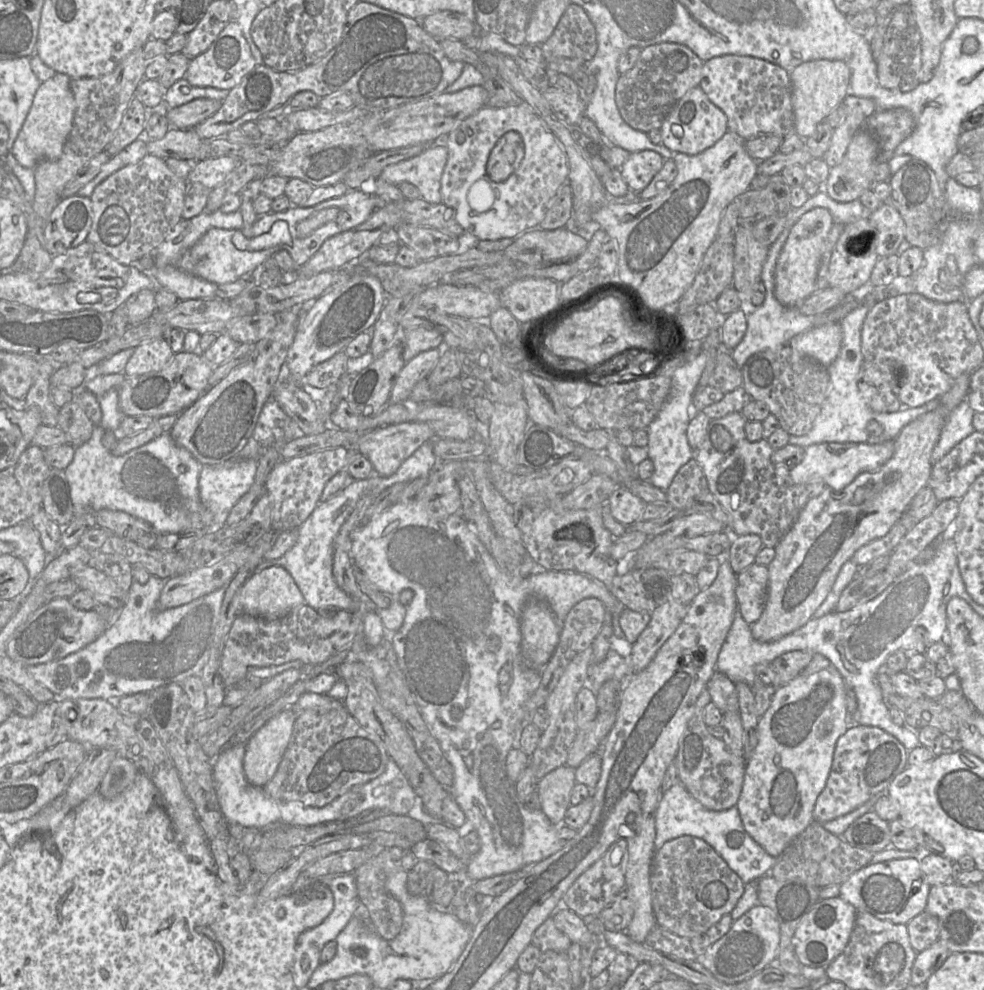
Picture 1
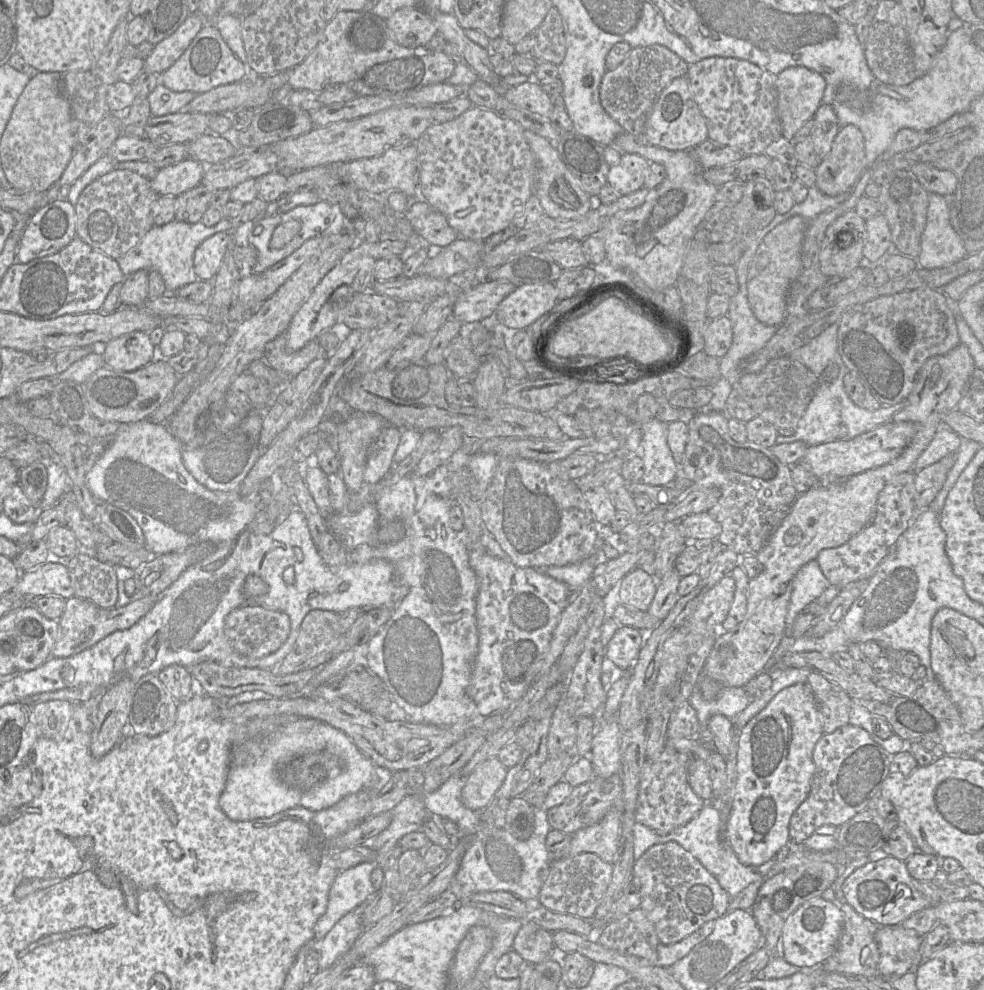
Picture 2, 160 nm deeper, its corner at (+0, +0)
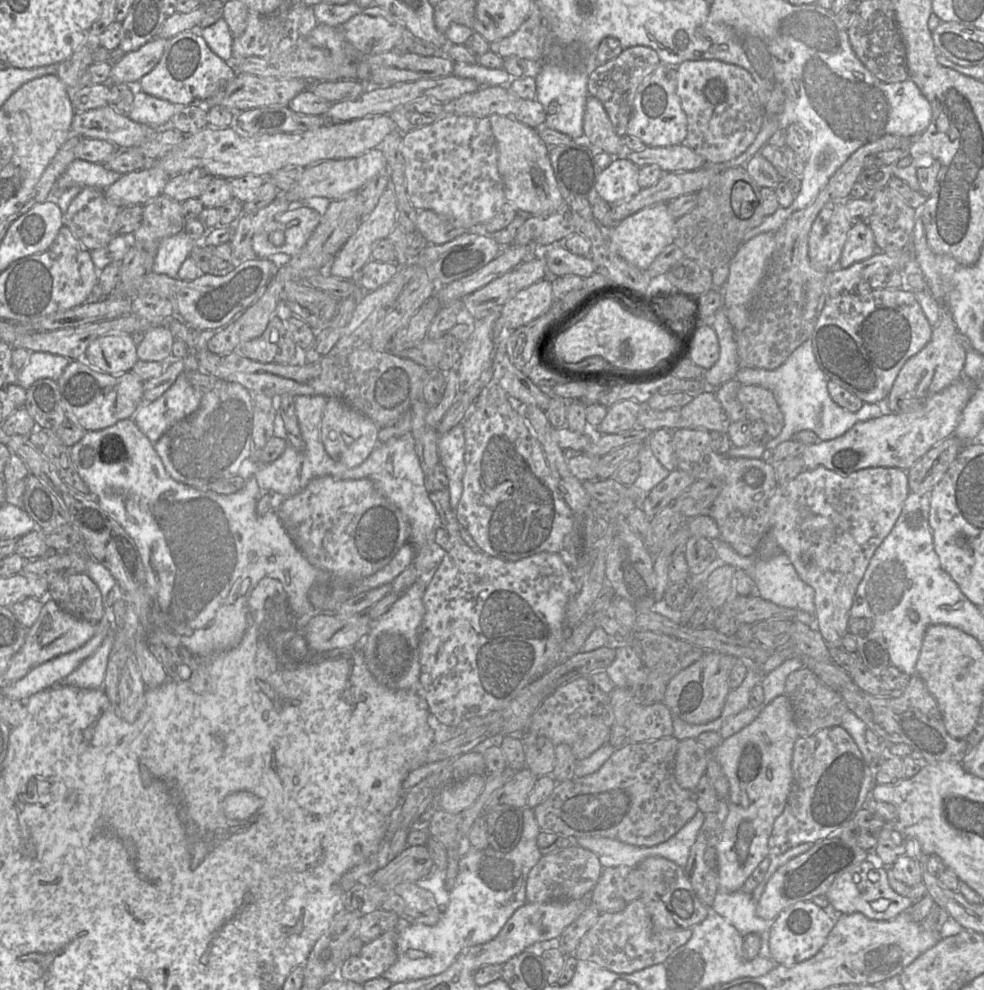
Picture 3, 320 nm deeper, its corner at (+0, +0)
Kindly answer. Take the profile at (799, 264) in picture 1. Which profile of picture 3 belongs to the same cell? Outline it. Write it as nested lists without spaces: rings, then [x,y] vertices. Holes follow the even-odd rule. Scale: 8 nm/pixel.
[[[774,232],[759,234],[743,243],[729,262],[729,275],[721,288],[723,308],[735,331],[743,330],[748,325],[749,310],[758,287],[766,273],[768,262],[775,248]]]

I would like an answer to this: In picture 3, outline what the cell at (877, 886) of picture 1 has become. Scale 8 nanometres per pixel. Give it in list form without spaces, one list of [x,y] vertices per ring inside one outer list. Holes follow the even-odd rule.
[[[863,861],[838,877],[827,893],[832,911],[837,914],[862,913],[873,920],[889,920],[910,909],[913,901],[897,894],[890,886],[887,867],[876,869],[868,861]]]

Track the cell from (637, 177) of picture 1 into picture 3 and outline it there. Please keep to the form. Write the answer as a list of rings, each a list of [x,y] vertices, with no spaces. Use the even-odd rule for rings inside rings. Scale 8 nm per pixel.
[[[614,158],[597,178],[596,189],[602,199],[612,205],[631,200],[640,190],[640,167],[628,159]]]

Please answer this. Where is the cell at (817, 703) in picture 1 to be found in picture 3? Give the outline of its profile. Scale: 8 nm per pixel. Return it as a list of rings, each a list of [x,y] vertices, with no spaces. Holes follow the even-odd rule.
[[[783,694],[774,698],[754,721],[736,734],[723,740],[712,751],[701,746],[696,739],[679,741],[674,762],[674,774],[680,787],[696,791],[711,757],[719,762],[729,782],[728,815],[717,844],[719,890],[736,892],[741,889],[758,865],[769,856],[768,841],[774,822],[784,811],[793,782],[792,756],[798,738],[799,734],[794,721],[791,702]]]

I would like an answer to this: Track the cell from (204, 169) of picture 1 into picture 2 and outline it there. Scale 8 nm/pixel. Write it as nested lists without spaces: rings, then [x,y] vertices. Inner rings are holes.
[[[191,158],[165,166],[150,180],[151,187],[160,196],[178,196],[201,183],[205,167]]]

